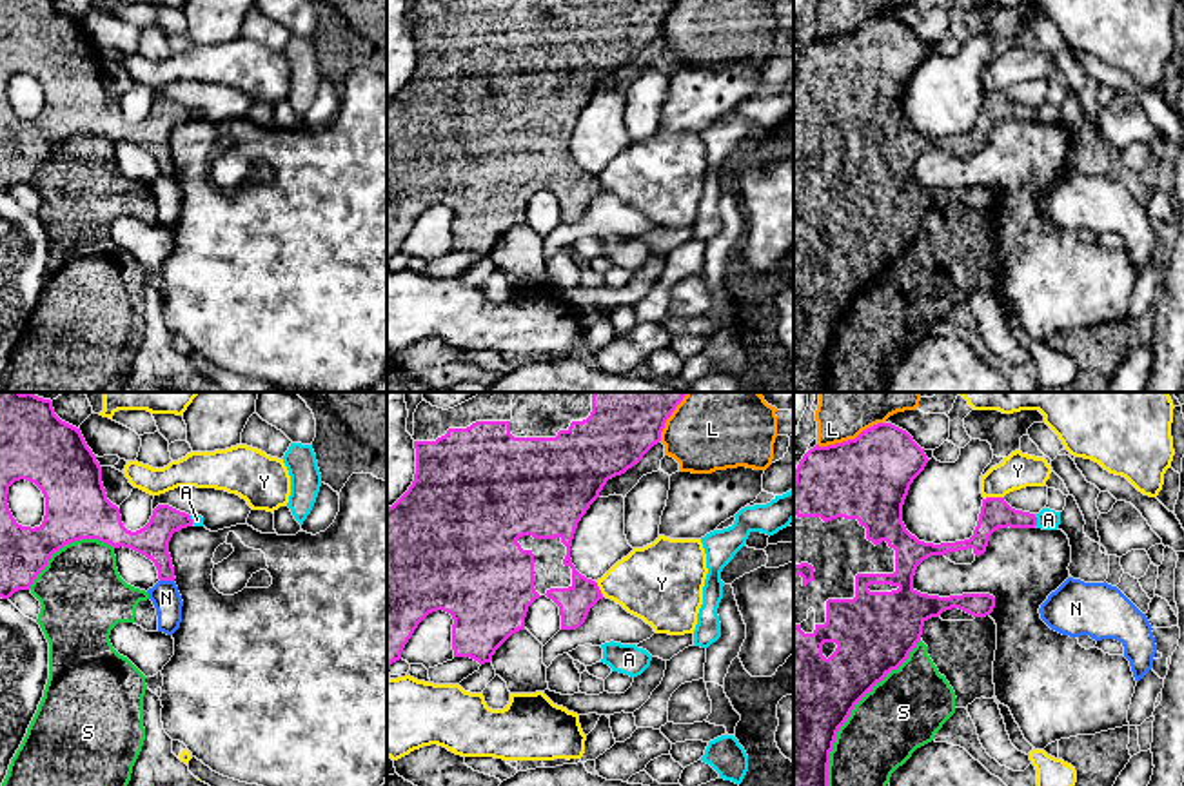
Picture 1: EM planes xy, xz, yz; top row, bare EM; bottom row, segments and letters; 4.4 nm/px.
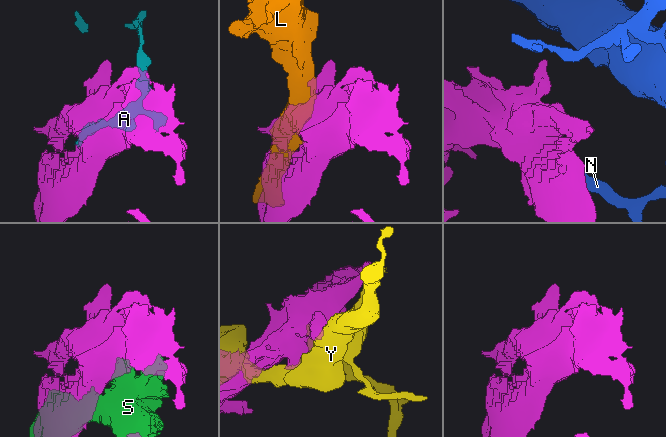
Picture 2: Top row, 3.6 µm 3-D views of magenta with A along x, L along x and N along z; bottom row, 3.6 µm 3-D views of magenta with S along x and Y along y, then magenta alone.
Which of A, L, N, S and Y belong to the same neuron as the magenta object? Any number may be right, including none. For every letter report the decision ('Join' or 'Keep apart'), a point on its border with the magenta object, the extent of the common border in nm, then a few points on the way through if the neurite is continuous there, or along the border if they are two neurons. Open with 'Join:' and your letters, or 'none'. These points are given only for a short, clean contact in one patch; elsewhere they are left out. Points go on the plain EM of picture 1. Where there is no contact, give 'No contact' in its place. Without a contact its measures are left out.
Join: none
A: Keep apart. Touches magenta at yz (1036, 113). Shared border 60 nm. Boundary: yz (1034, 108), (1037, 118)
L: Keep apart. Touches magenta at yz (850, 33). Shared border 320 nm
N: Keep apart. Touches magenta at xy (167, 173). Shared border 60 nm. Boundary: xy (160, 173), (173, 175)
S: Keep apart. Touches magenta at yz (848, 309). Shared border 800 nm
Y: Keep apart. Touches magenta at yz (994, 91). Shared border 90 nm

